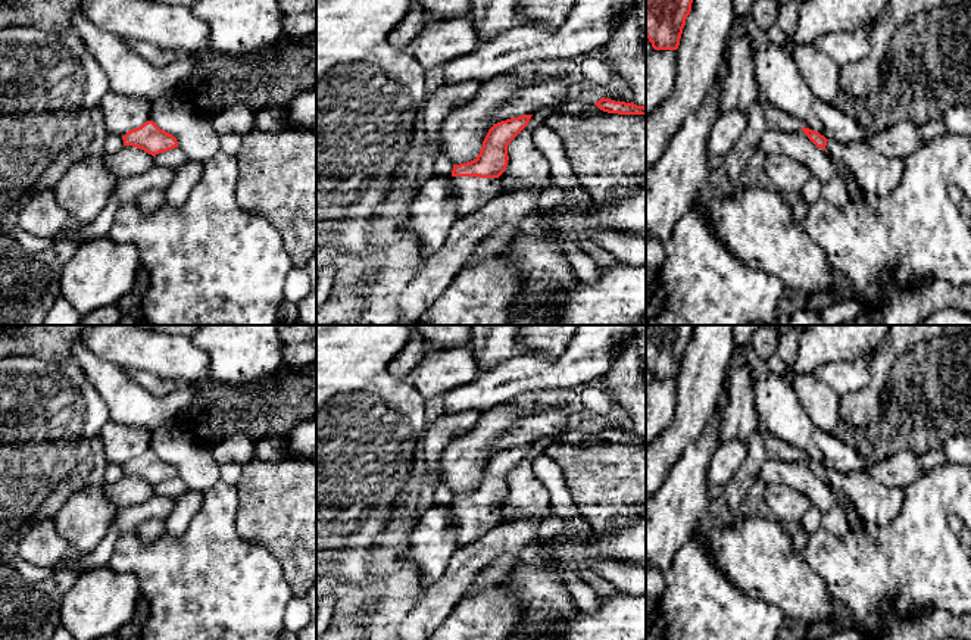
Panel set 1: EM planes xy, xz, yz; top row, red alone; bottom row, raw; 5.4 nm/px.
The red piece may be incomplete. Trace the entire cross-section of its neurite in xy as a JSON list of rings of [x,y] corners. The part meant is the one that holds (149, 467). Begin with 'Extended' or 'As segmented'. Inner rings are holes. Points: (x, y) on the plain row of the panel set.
As segmented. [[[153,450],[144,452],[141,456],[122,465],[124,475],[132,475],[147,481],[152,486],[165,483],[178,477],[177,468],[160,459]]]

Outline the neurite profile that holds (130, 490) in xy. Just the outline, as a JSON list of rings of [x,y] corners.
[[[124,475],[113,484],[103,484],[102,488],[106,500],[118,511],[144,503],[154,496],[152,484],[132,475]]]

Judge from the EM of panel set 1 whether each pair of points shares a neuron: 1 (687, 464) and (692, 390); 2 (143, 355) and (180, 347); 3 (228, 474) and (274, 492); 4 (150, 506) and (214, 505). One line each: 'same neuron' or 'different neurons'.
1: different neurons
2: same neuron
3: different neurons
4: different neurons

